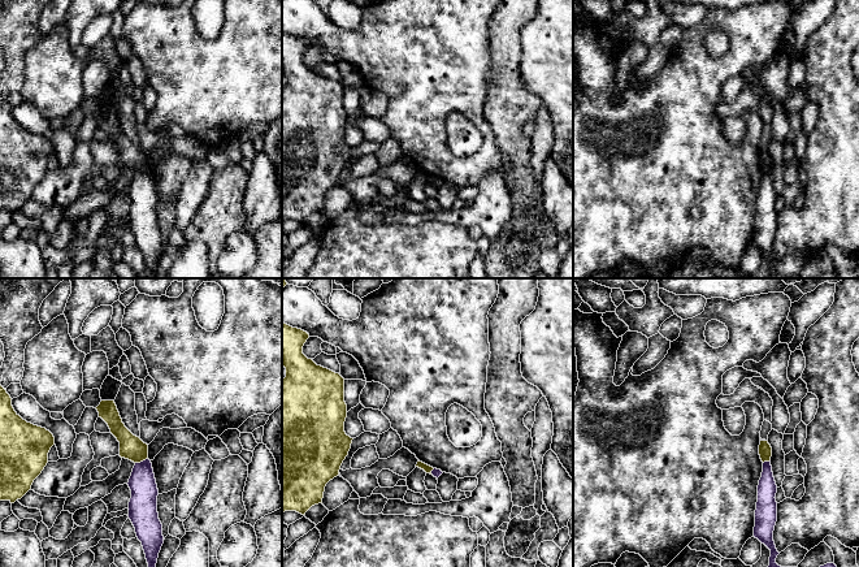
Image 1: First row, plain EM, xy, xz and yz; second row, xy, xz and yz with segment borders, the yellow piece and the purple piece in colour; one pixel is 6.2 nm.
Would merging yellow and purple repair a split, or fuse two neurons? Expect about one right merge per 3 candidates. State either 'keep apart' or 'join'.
keep apart

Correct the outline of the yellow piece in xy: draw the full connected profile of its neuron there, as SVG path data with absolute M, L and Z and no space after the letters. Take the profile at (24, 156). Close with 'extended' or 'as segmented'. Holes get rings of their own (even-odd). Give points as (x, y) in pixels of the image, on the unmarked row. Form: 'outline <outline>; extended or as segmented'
outline M0 94L0 209L14 212L31 198L53 153L53 143L23 129Z; as segmented

